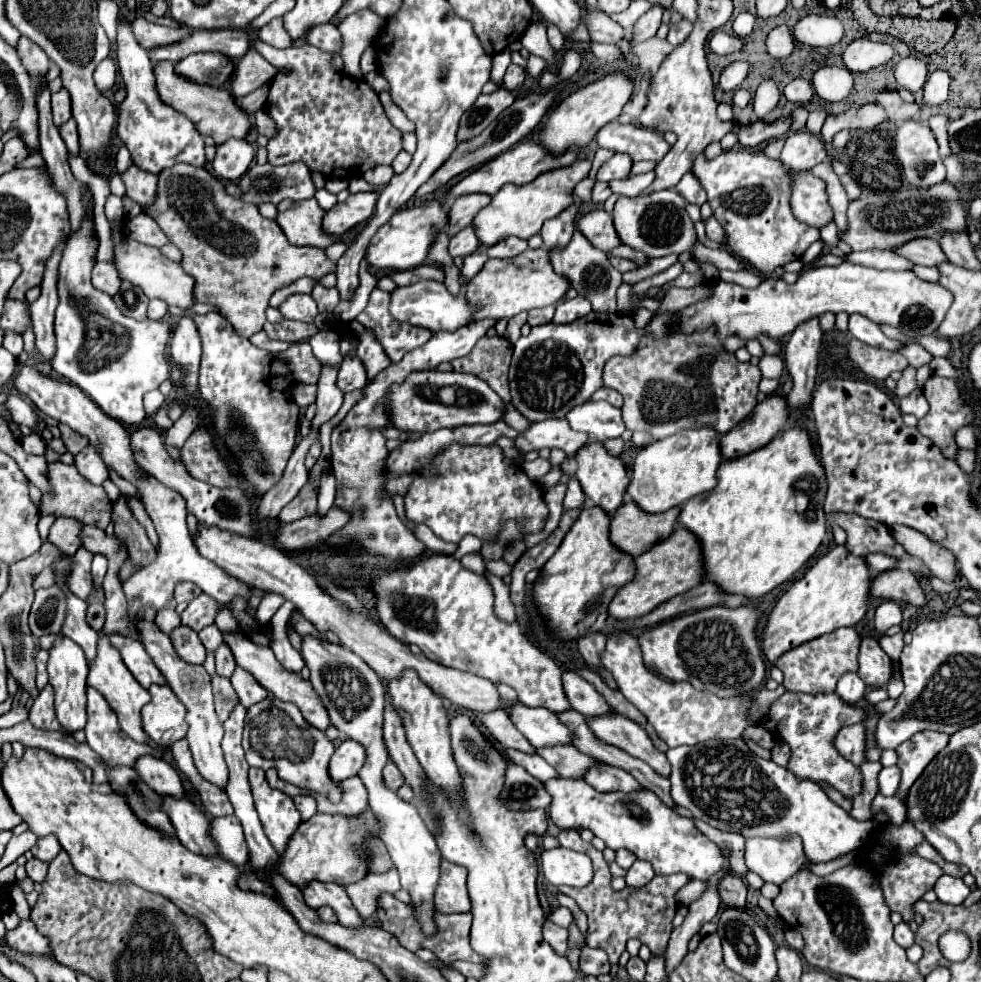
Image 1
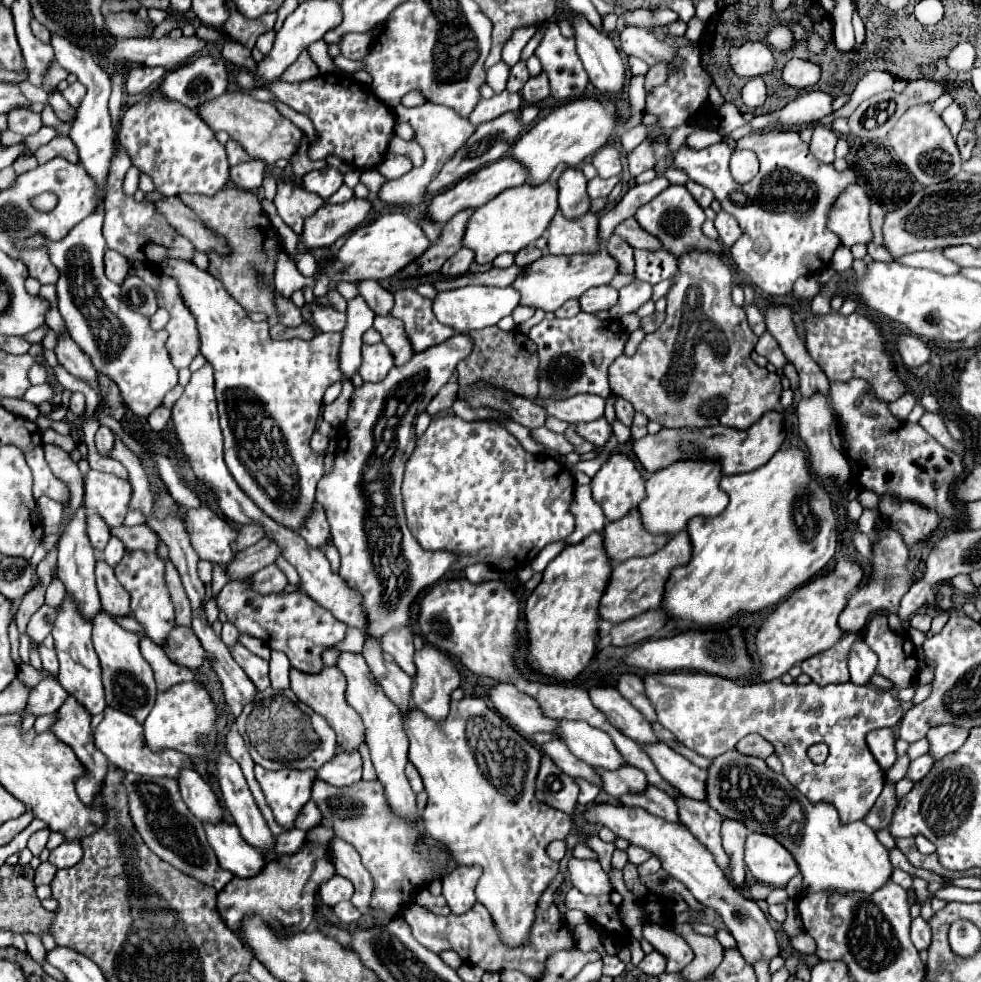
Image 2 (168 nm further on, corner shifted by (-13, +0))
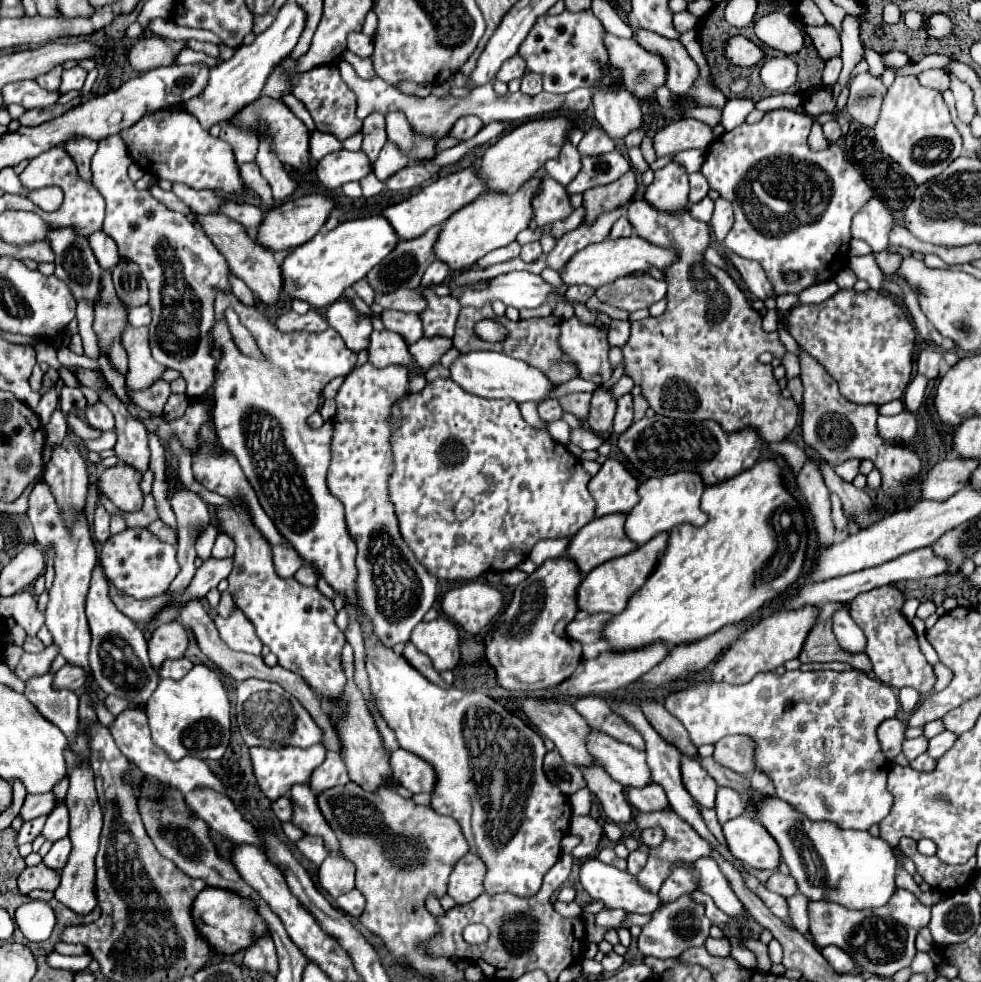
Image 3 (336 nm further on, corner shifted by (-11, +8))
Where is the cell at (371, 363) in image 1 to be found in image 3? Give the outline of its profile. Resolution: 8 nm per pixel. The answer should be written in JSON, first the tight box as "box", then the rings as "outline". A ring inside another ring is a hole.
{"box":[381,310,423,344],"outline":[[[383,310],[381,312],[381,322],[383,322],[385,330],[401,334],[407,344],[413,344],[423,336],[421,320],[417,318],[417,314],[407,314],[407,312],[397,312],[397,310]]]}

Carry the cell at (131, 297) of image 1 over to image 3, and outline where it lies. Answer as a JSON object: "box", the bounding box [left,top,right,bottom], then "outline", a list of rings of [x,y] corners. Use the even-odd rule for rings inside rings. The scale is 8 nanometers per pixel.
{"box":[113,260,149,306],"outline":[[[121,260],[113,268],[113,284],[119,300],[127,306],[143,306],[149,302],[147,282],[145,278],[141,278],[141,272],[133,262]]]}

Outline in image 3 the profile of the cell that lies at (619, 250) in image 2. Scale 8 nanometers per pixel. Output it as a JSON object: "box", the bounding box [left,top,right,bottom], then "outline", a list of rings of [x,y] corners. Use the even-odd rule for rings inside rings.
{"box":[611,216,633,238],"outline":[[[621,216],[615,224],[613,224],[613,228],[611,228],[611,238],[627,238],[627,236],[631,236],[633,234],[633,228],[629,226],[629,220],[625,218],[625,216]]]}

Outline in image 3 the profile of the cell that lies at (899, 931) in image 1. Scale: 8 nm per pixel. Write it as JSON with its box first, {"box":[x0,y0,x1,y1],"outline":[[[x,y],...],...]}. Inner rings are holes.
{"box":[917,928,933,952],"outline":[[[921,928],[919,934],[917,934],[917,950],[919,952],[929,952],[933,948],[933,938],[931,938],[931,932],[929,928]]]}

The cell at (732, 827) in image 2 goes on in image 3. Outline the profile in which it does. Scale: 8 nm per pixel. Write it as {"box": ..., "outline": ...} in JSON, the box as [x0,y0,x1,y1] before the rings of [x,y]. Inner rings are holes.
{"box":[715,788,745,826],"outline":[[[719,788],[715,812],[717,812],[719,824],[723,826],[725,822],[729,822],[729,820],[733,820],[745,812],[745,802],[741,800],[741,794],[735,792],[733,788]]]}

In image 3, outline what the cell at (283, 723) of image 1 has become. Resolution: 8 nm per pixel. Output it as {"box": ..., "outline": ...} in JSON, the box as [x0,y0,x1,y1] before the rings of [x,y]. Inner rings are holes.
{"box":[237,678,323,748],"outline":[[[249,678],[237,686],[237,726],[249,748],[309,748],[313,744],[321,744],[323,730],[317,726],[313,716],[301,706],[297,698],[285,692],[279,684]]]}

